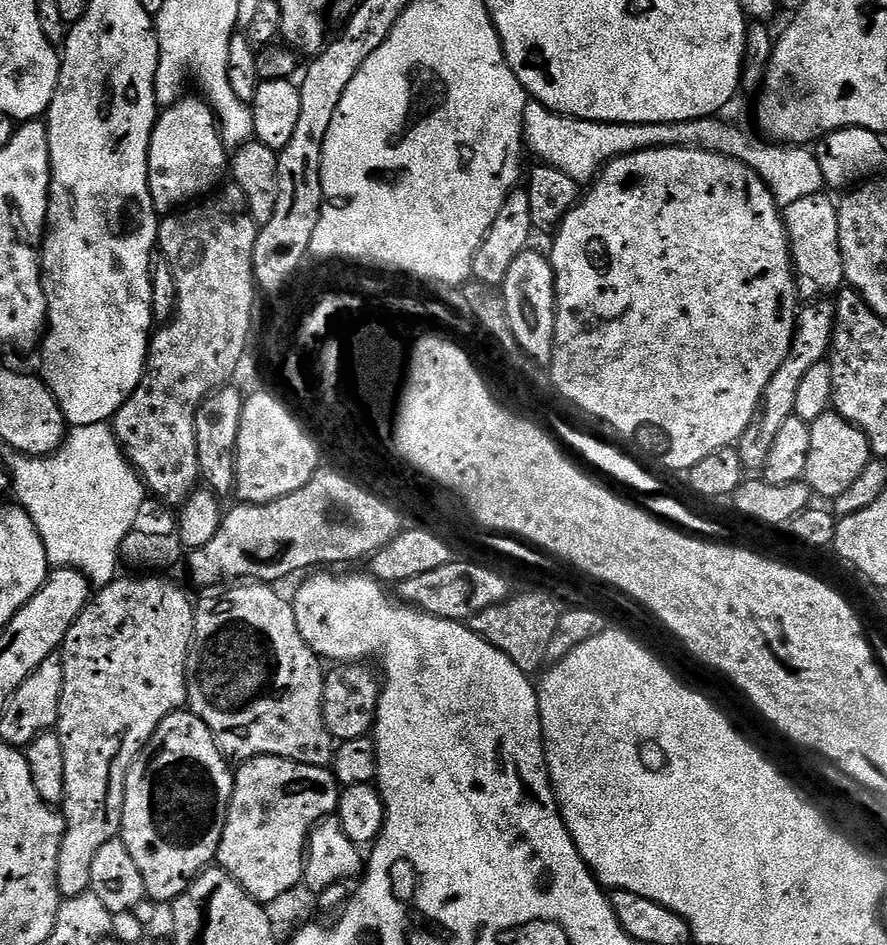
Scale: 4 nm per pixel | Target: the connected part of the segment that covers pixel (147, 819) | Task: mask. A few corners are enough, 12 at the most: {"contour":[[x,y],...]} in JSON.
{"contour":[[167,716],[128,771],[118,838],[145,897],[219,857],[236,778],[206,722]]}

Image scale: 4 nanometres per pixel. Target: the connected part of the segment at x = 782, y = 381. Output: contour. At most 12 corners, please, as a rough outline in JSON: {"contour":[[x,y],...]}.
{"contour":[[835,303],[799,309],[796,332],[740,439],[745,469],[763,469],[794,415],[802,374],[825,363]]}

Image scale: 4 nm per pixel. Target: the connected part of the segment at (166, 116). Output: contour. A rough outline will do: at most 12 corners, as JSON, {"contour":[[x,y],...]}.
{"contour":[[188,94],[157,115],[148,155],[160,214],[211,193],[230,160],[215,112]]}

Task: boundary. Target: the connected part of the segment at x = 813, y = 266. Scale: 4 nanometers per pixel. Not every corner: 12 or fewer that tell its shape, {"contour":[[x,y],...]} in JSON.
{"contour":[[815,192],[782,212],[798,292],[845,283],[837,205]]}

